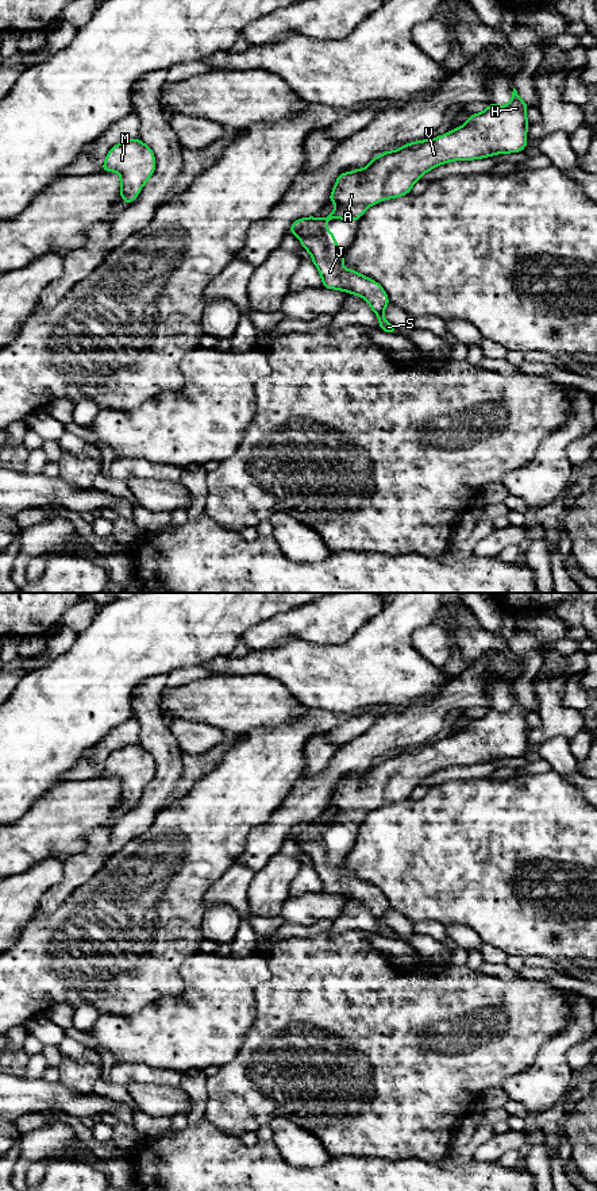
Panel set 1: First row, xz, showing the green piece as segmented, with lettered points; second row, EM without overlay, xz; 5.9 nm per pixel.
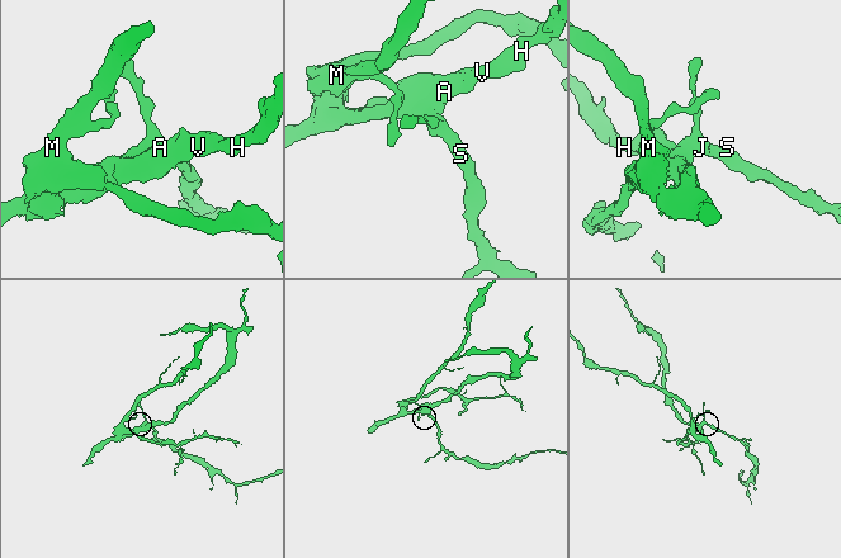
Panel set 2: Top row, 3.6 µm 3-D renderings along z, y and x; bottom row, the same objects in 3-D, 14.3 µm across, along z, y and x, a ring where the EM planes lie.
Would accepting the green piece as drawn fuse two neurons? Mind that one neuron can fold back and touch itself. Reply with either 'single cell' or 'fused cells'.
single cell

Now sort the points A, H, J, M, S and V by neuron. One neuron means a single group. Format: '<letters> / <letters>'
A H J M S V

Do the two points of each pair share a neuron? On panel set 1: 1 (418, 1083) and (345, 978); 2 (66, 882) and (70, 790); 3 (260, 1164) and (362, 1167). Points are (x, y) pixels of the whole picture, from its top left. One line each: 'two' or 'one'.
1: one
2: two
3: one

